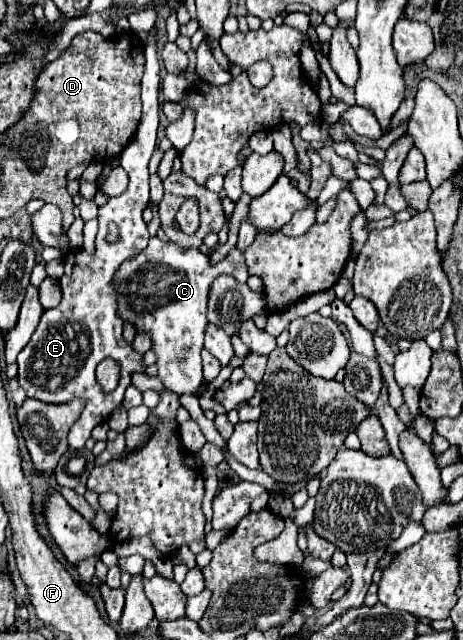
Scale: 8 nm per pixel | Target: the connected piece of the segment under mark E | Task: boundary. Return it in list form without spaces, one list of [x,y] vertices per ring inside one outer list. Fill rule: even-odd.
[[[155,30],[149,32],[143,52],[145,52],[145,72],[141,82],[143,114],[141,114],[135,140],[121,154],[121,166],[129,174],[129,186],[121,196],[109,198],[107,204],[99,208],[99,232],[95,238],[95,252],[89,254],[83,248],[77,248],[63,258],[65,274],[59,278],[63,298],[59,306],[43,312],[41,322],[37,330],[33,332],[29,344],[17,356],[17,366],[19,366],[17,380],[21,388],[27,392],[27,398],[37,398],[49,404],[61,404],[73,398],[85,400],[83,414],[77,418],[77,422],[71,426],[67,434],[71,448],[83,448],[87,438],[91,436],[91,430],[97,424],[105,422],[111,416],[111,412],[123,402],[123,394],[127,386],[131,384],[131,374],[147,370],[147,366],[143,364],[143,354],[135,352],[133,346],[123,340],[123,334],[121,334],[123,320],[117,314],[117,296],[113,286],[113,276],[119,270],[119,266],[125,260],[141,254],[147,248],[151,238],[147,232],[147,224],[141,218],[141,212],[149,204],[147,164],[155,150],[155,142],[157,142],[155,138],[157,138],[157,126],[159,126],[157,94],[161,84],[161,74],[159,74],[161,68],[159,68],[159,58],[155,50]],[[109,222],[115,222],[119,226],[121,240],[117,244],[105,242]],[[103,358],[115,358],[121,364],[121,380],[113,392],[103,392],[97,380],[85,382],[85,378],[95,378],[95,368]]]

